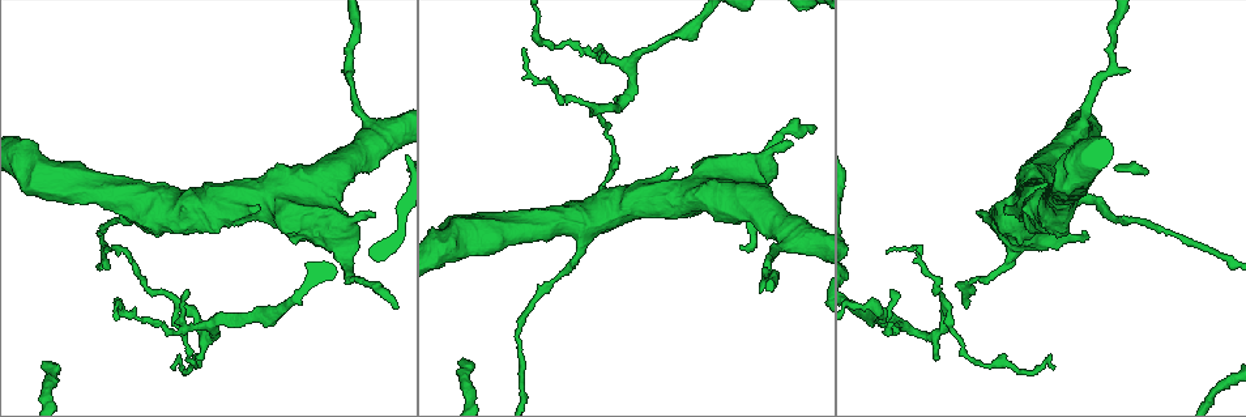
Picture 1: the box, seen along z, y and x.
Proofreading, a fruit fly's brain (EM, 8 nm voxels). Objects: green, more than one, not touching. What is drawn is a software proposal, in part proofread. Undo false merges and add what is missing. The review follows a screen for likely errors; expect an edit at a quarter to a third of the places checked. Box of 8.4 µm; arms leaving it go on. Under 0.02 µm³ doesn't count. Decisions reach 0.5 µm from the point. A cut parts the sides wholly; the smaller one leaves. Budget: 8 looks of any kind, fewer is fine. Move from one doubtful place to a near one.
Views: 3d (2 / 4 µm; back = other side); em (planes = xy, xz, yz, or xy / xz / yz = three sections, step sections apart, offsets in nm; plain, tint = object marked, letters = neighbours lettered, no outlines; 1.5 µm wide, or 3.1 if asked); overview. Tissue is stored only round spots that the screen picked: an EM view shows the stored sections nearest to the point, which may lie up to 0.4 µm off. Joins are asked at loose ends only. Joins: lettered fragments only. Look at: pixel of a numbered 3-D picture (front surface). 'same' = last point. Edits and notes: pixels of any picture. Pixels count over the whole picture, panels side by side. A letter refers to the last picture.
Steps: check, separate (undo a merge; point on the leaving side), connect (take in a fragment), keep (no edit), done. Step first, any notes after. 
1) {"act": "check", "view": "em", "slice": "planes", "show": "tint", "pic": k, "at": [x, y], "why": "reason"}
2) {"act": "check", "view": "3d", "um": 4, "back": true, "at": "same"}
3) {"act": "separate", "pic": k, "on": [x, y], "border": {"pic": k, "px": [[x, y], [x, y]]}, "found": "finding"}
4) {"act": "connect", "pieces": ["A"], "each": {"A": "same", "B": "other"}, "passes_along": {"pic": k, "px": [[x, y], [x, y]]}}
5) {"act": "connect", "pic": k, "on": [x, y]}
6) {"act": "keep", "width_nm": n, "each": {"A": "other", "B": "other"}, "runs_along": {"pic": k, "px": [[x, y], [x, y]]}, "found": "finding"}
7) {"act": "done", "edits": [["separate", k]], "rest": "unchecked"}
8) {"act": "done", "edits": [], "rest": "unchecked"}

{"act": "check", "view": "em", "slice": "planes", "show": "plain", "pic": 1, "at": [538, 39], "why": "abrupt turn"}

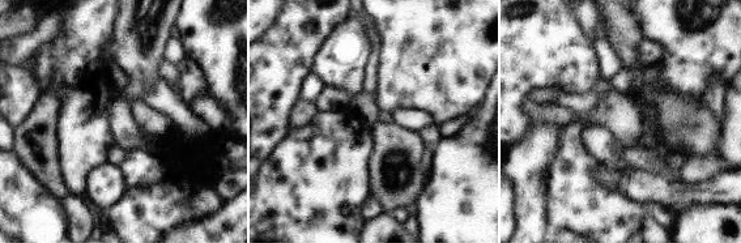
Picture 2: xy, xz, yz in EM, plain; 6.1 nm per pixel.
{"act": "check", "view": "em", "slice": "planes", "show": "letters", "at": "same"}

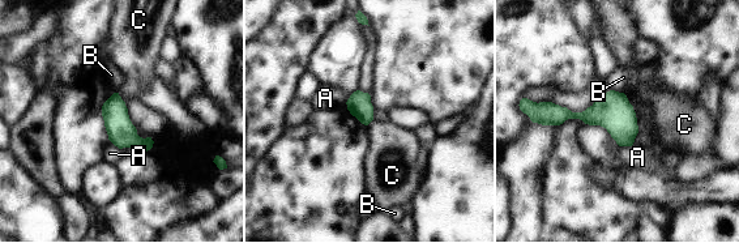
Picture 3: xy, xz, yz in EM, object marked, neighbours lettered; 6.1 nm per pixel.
{"act": "keep", "longest_contact_nm": ["C", 110], "each": {"A": "other", "B": "other", "C": "other"}, "border": {"pic": 3, "px": [[623, 93], [632, 106]]}, "found": "one neuron here"}

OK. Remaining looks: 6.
{"act": "check", "view": "3d", "um": 4, "back": true, "pic": 1, "at": [257, 204], "why": "thick end"}

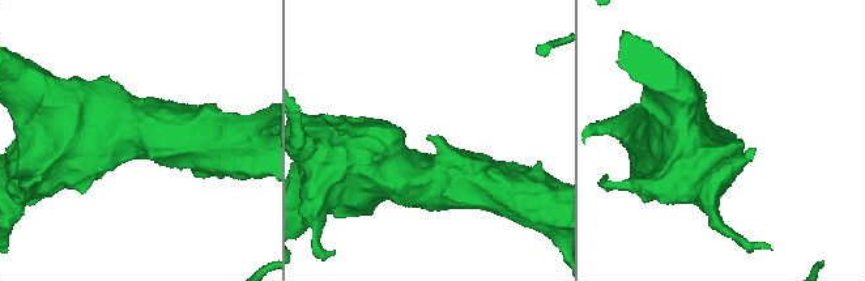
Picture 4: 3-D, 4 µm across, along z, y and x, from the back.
{"act": "check", "view": "em", "slice": "planes", "show": "letters", "pic": 4, "at": [429, 138], "why": "need the tissue"}

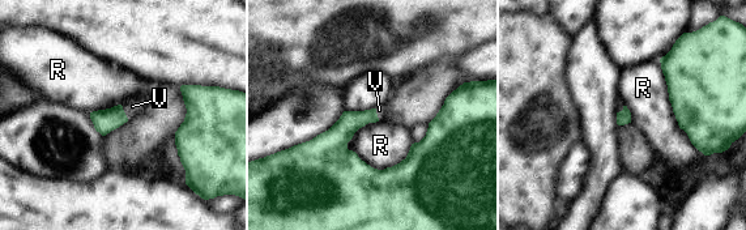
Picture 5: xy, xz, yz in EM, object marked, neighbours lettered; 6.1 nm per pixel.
{"act": "connect", "pic": 5, "on": [132, 106], "longest_contact_nm": ["R", 400], "each": {"R": "other", "V": "same"}, "passes_along": {"pic": 5, "px": [[105, 120], [124, 113], [132, 106]]}, "found": "it goes on there"}

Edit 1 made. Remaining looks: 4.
{"act": "check", "view": "em", "slice": "planes", "show": "tint", "pic": 1, "at": [173, 369], "why": "an open end"}

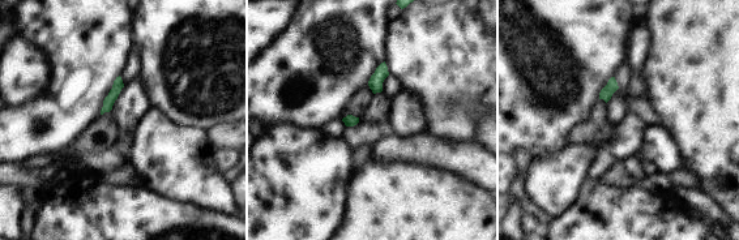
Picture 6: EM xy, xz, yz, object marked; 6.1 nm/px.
{"act": "check", "view": "em", "slice": "planes", "show": "letters", "at": "same", "why": "what lies round it"}

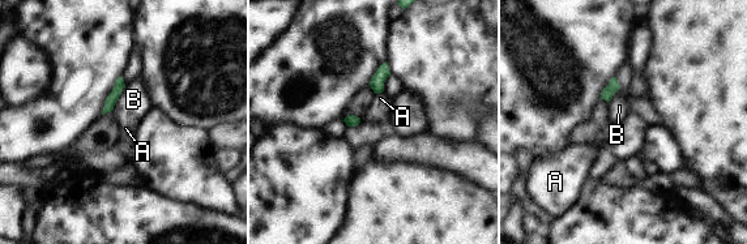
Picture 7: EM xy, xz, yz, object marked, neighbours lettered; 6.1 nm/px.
{"act": "keep", "each": {"A": "other", "B": "other"}, "border": {"pic": 7, "px": [[126, 85], [111, 110]]}, "found": "none of them fits"}

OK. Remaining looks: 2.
{"act": "done", "edits": [["connect", 5]], "rest": "unchecked"}

